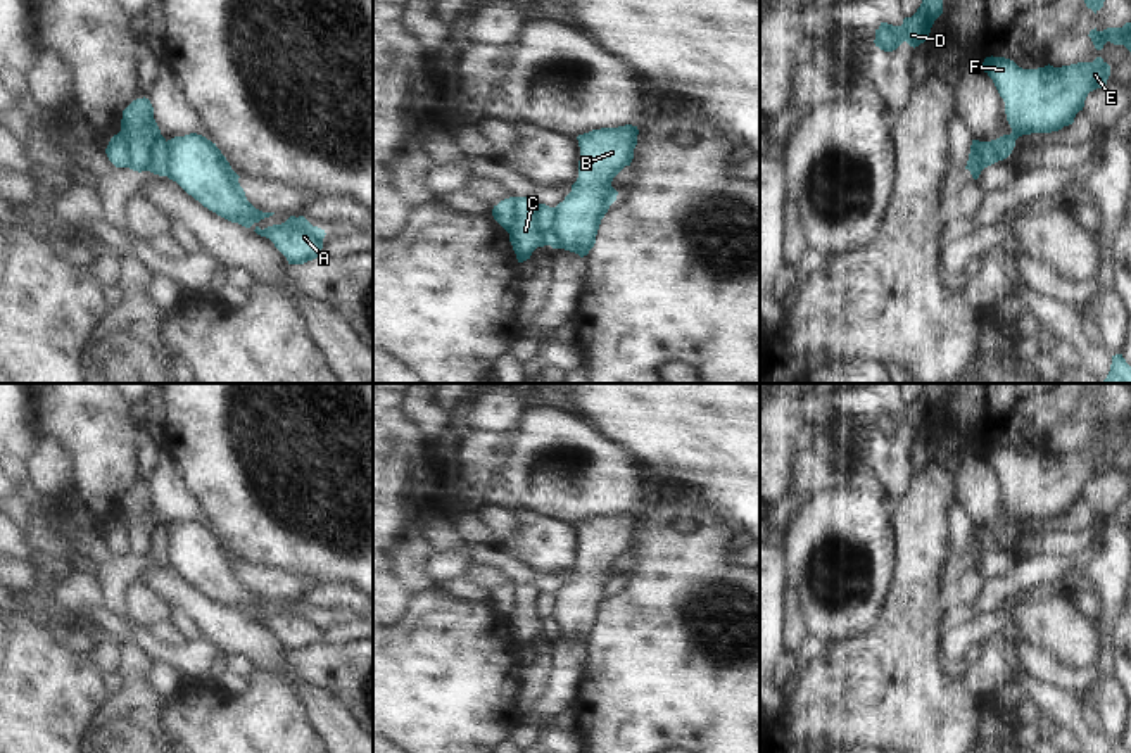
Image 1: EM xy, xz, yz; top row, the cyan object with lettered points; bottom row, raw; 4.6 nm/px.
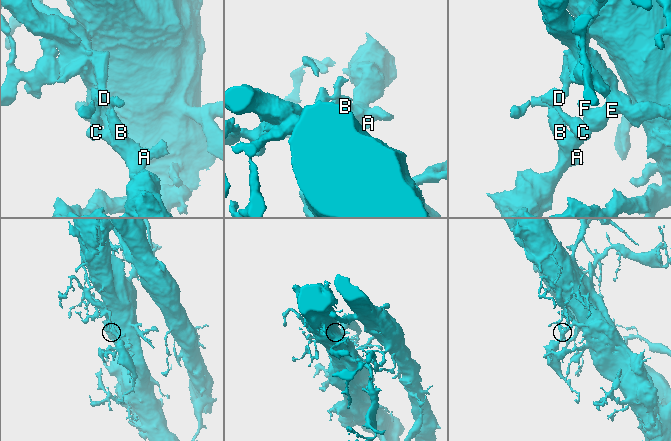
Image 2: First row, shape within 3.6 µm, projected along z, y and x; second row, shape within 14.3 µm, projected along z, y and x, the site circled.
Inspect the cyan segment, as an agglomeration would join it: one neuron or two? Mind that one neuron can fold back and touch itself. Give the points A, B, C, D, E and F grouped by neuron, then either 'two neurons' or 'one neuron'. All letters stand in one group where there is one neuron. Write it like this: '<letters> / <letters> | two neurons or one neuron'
A B E F / C D | two neurons

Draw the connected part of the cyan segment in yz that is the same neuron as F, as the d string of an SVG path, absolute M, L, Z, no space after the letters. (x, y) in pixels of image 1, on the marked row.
M991 55L984 59L983 71L993 79L1005 102L1005 114L1012 133L991 142L972 140L965 169L970 171L974 180L979 178L984 168L1007 159L1019 136L1052 133L1072 124L1076 114L1083 111L1088 93L1105 86L1110 76L1110 66L1102 57L1096 57L1093 62L1077 62L1062 67L1048 64L1038 69L1022 69L1010 59Z

